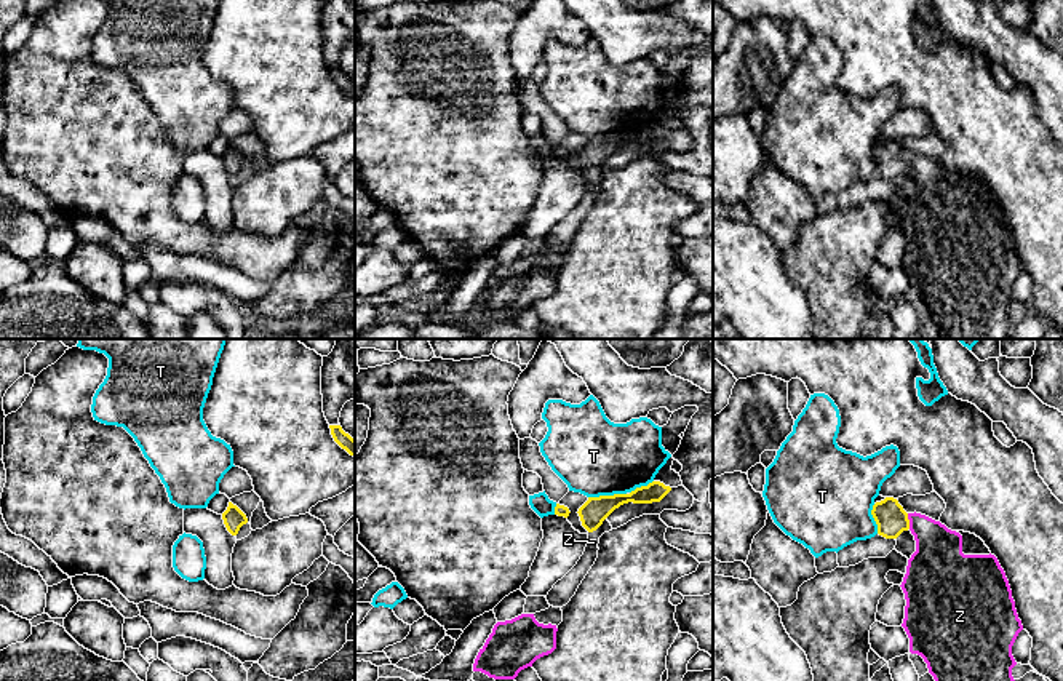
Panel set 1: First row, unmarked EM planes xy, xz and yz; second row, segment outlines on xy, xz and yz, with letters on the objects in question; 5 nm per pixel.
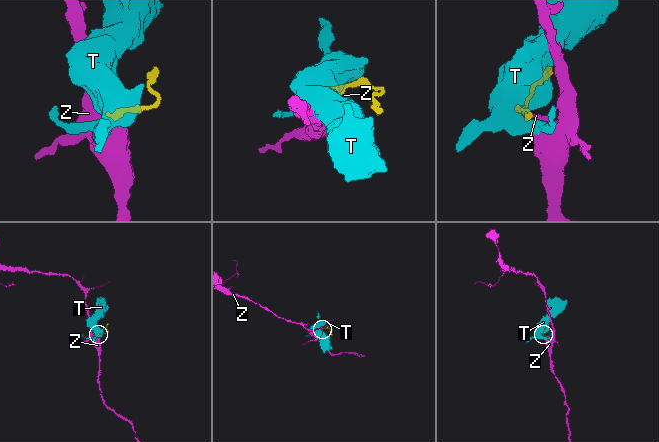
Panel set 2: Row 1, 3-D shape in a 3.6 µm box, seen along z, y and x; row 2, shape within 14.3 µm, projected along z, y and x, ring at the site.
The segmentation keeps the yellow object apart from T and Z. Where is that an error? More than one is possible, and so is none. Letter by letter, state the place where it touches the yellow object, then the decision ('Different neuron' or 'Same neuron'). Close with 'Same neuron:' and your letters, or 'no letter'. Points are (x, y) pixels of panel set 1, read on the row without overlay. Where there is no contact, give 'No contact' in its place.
T: Touches yellow at xz (606, 138). Different neuron
Z: Touches yellow at yz (908, 163). Same neuron
Same neuron: Z

